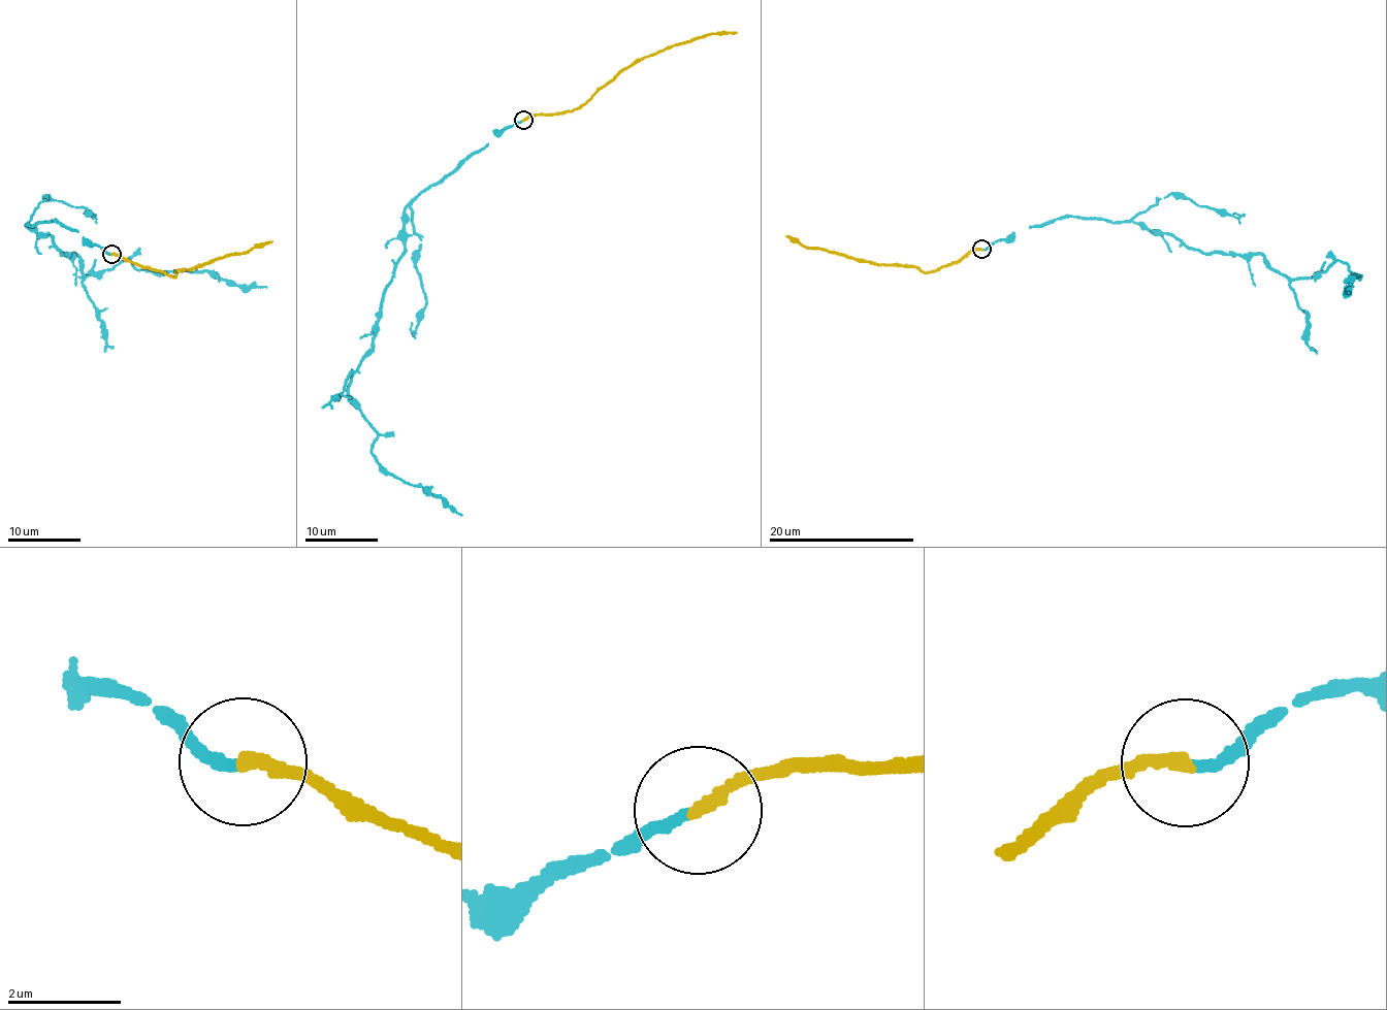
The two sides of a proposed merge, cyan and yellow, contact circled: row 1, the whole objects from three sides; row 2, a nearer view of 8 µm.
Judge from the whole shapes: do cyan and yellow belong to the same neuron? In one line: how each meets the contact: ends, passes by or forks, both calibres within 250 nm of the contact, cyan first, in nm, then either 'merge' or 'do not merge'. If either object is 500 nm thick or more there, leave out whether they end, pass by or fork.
cyan ends there; yellow ends there; 170 nm thick on the cyan side, 220 nm on the other; merge

